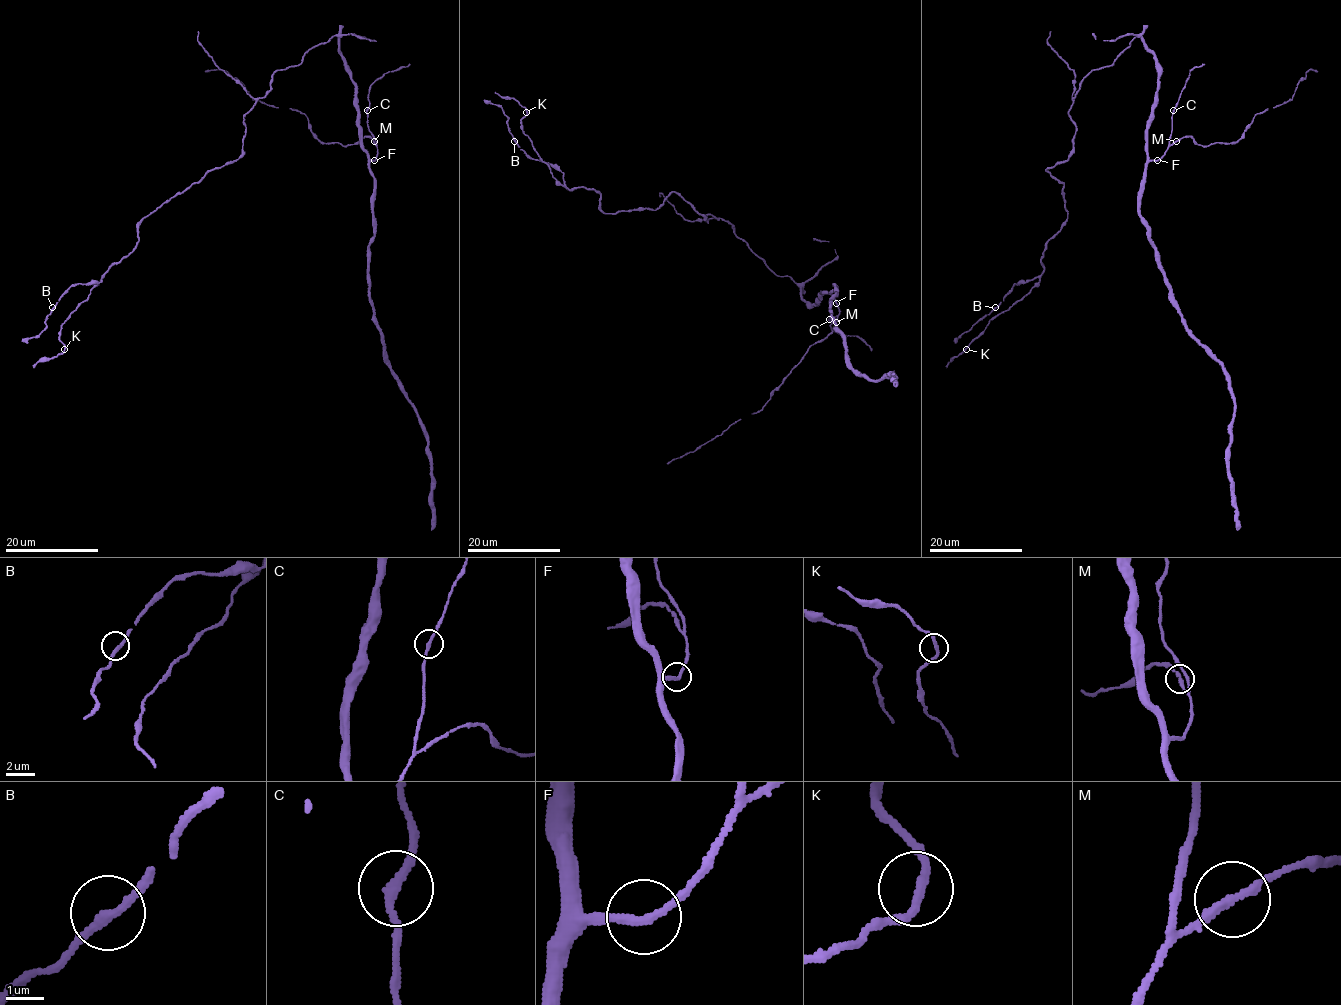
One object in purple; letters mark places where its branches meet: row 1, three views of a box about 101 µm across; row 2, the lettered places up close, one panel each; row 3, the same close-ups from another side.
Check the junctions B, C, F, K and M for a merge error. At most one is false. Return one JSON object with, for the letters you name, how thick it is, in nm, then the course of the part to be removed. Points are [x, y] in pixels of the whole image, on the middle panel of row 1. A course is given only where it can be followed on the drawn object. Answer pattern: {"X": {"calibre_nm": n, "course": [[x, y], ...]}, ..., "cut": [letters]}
{"cut": []}

